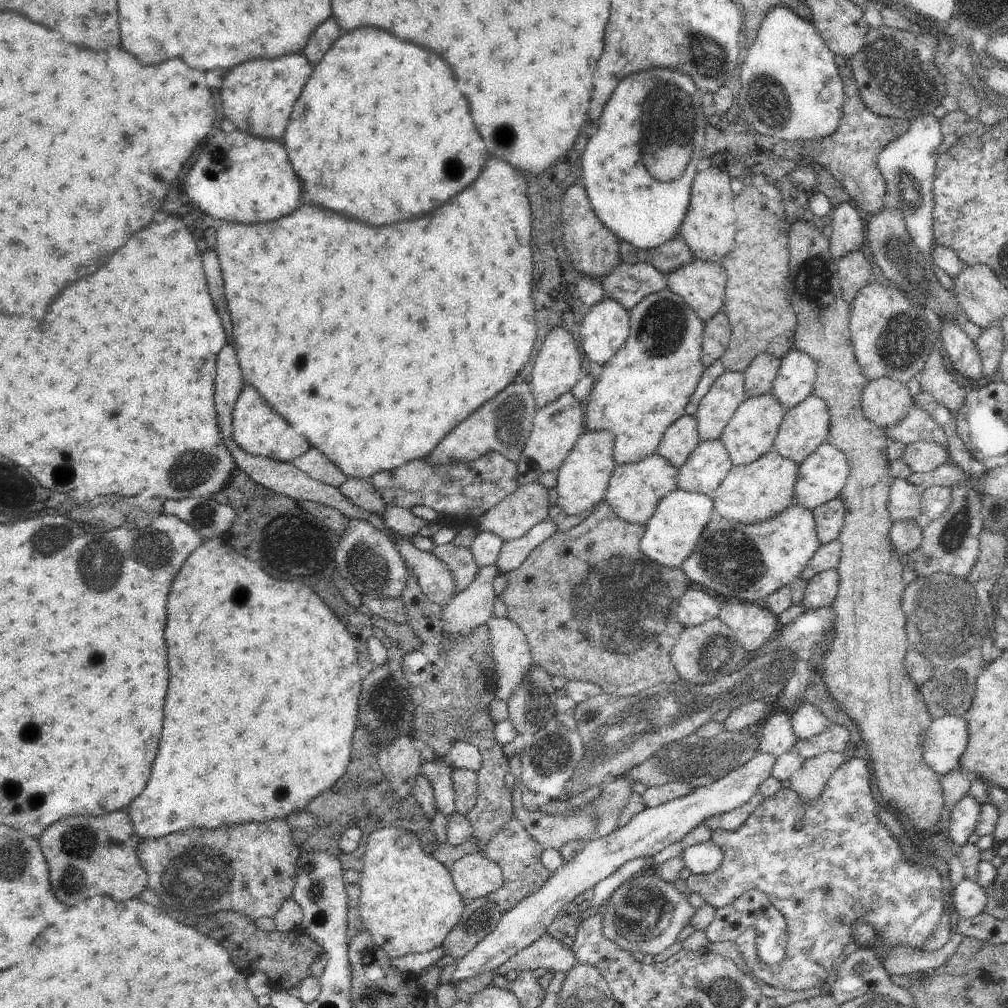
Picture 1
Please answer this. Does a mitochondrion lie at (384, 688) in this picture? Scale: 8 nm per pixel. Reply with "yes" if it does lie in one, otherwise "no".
yes

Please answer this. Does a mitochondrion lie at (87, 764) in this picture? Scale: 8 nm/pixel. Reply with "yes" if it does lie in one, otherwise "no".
no

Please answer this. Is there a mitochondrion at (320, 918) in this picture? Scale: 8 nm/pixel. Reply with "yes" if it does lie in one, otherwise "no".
yes

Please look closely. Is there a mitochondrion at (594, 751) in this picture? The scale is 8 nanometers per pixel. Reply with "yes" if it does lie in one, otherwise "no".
yes

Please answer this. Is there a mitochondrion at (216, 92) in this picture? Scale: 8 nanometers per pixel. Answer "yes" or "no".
no

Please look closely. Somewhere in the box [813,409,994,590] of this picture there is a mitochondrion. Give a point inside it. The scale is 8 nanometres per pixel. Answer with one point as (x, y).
(956, 527)

